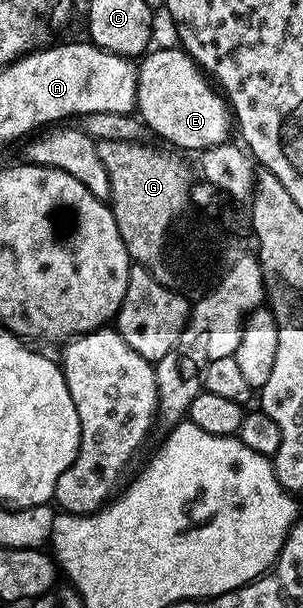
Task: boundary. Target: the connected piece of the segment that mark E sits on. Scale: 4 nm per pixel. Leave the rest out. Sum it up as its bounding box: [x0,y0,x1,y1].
[136,46,232,154]

